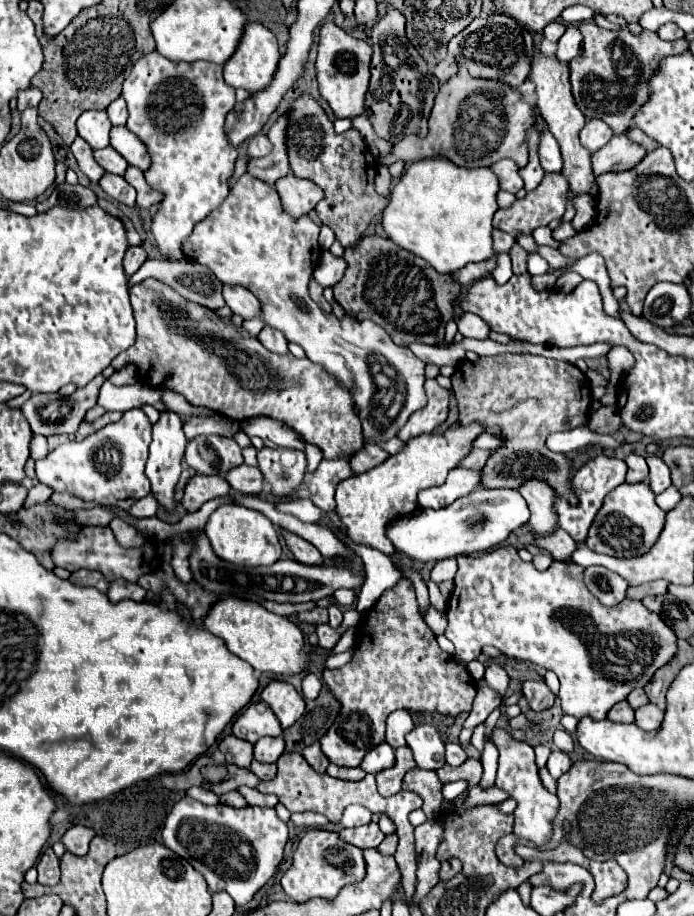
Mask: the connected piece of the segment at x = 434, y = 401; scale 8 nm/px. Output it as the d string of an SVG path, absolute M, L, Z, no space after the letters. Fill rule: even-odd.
M426 380L424 388L428 392L428 404L424 408L420 408L418 412L414 412L408 418L408 422L398 430L396 436L402 442L408 442L408 440L412 440L418 434L432 432L448 416L448 400L450 400L448 390L442 388L436 380Z

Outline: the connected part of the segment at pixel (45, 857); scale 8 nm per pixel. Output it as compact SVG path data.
M52 848L44 850L36 868L38 868L38 882L40 884L44 884L44 886L58 884L58 880L60 880L60 860L52 852Z

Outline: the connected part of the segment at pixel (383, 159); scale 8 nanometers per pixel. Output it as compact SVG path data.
M460 68L450 80L440 86L436 94L434 108L428 120L428 136L424 140L402 140L398 142L386 156L378 156L376 162L380 166L390 166L398 160L406 164L444 156L458 166L478 168L492 166L502 158L512 158L520 168L528 162L528 130L536 122L536 110L528 104L522 94L502 82L472 78L466 68Z

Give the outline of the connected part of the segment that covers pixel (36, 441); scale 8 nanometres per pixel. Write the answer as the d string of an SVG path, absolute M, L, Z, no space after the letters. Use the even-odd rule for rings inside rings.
M34 436L32 438L32 444L30 444L30 456L34 458L34 460L40 460L40 456L46 456L46 452L48 452L48 446L46 446L46 438L44 436Z

